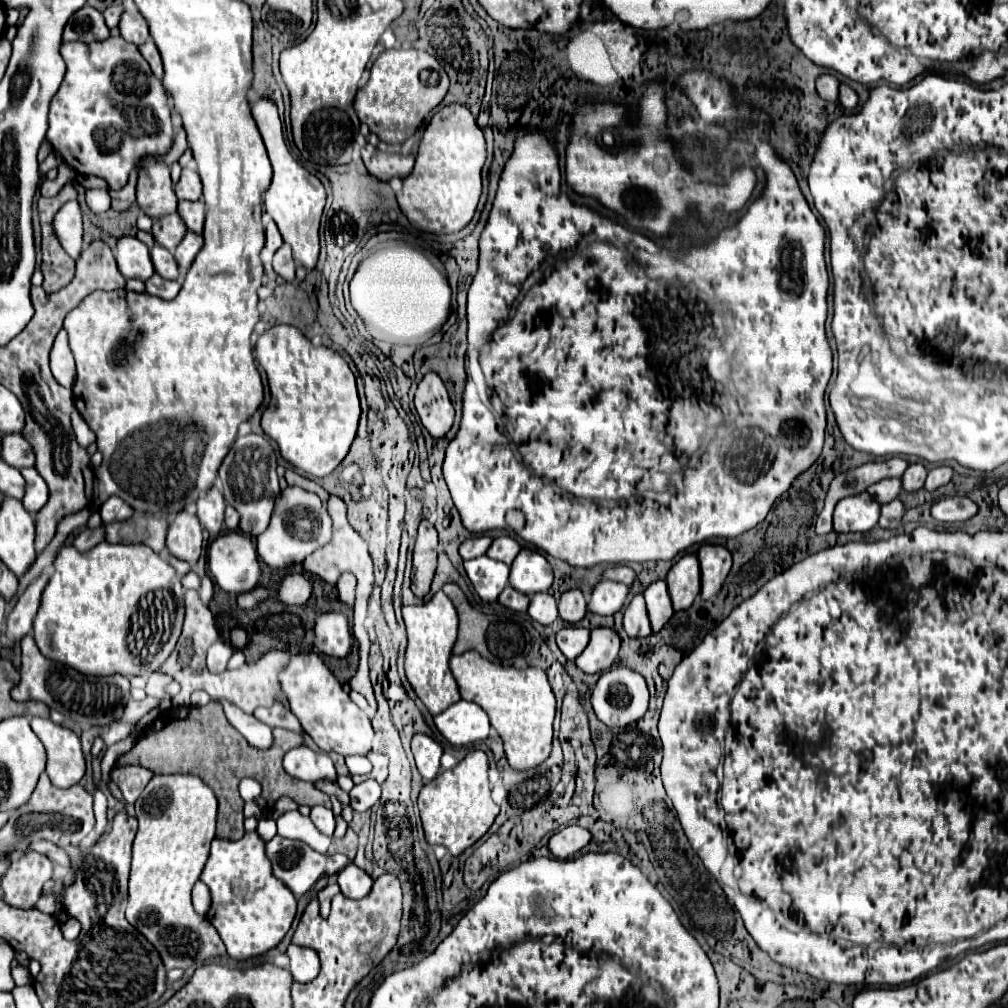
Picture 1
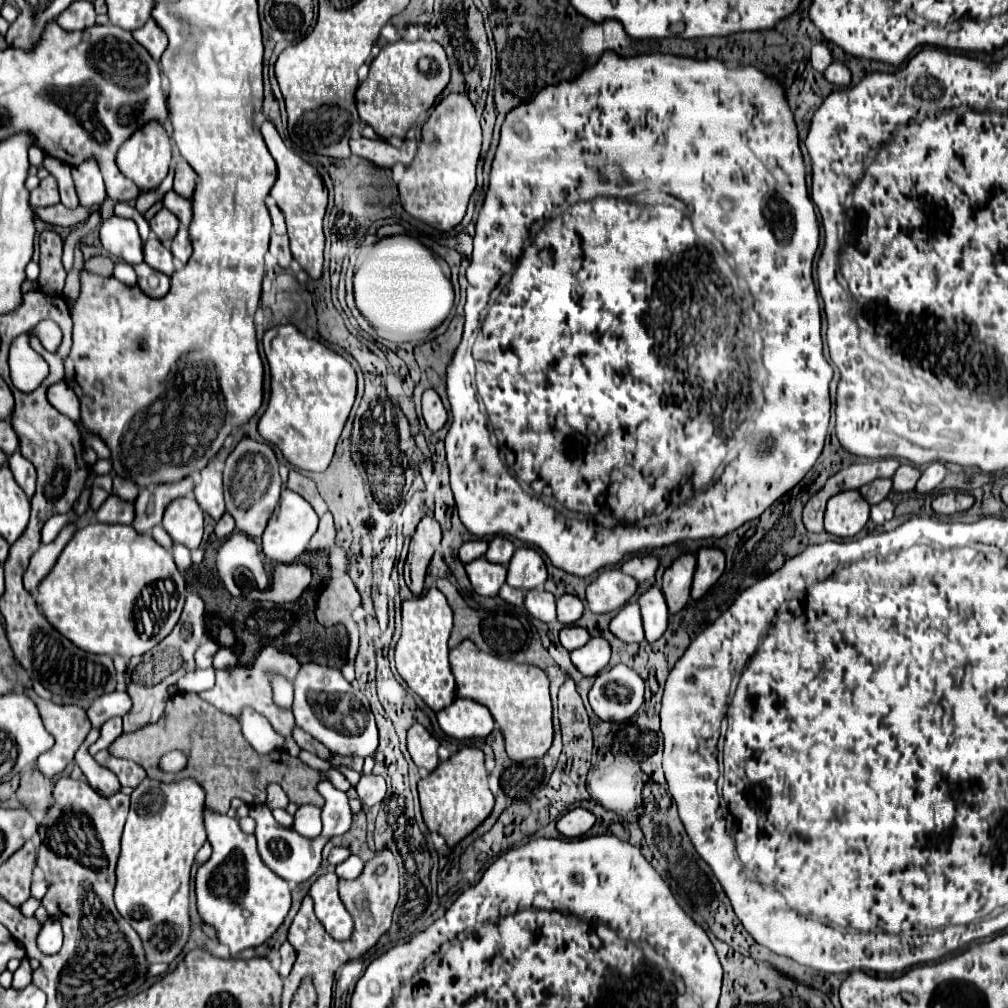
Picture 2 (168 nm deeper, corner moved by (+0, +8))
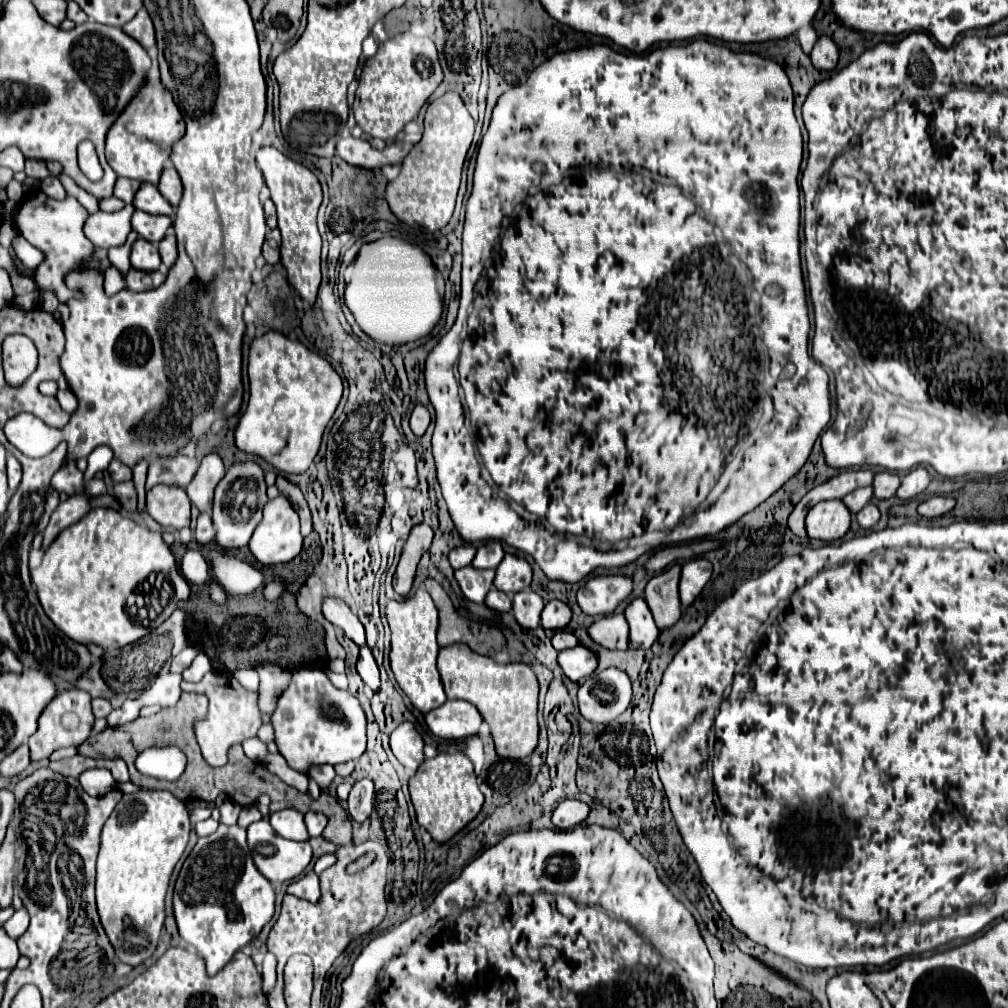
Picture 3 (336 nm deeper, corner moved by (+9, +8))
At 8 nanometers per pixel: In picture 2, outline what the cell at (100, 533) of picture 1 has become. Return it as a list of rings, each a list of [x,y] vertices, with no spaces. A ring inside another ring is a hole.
[[[109,496],[103,506],[95,512],[95,522],[101,524],[131,524],[133,522],[133,504],[123,502],[117,496]]]

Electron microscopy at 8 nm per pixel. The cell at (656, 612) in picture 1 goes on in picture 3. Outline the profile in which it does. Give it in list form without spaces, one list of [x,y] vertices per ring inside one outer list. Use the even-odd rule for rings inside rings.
[[[634,598],[628,604],[624,616],[626,616],[628,626],[630,626],[628,646],[630,648],[650,648],[656,642],[660,630],[654,624],[654,618],[648,610],[648,604],[642,598]]]

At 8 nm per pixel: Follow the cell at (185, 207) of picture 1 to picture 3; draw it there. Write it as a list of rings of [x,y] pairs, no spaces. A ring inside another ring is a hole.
[[[140,184],[140,188],[134,194],[132,204],[136,210],[142,210],[148,214],[172,216],[172,206],[168,204],[168,200],[164,200],[164,196],[158,192],[158,188],[154,184]]]

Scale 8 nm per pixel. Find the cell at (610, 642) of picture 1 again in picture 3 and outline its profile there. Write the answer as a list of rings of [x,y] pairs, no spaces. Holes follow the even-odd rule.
[[[578,644],[572,650],[562,650],[558,654],[558,664],[572,682],[578,682],[582,678],[588,678],[596,670],[598,660],[592,650]]]

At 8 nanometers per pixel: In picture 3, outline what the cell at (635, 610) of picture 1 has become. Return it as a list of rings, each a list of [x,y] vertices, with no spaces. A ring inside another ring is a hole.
[[[608,614],[592,622],[588,628],[590,638],[608,650],[628,648],[628,624],[622,614]]]

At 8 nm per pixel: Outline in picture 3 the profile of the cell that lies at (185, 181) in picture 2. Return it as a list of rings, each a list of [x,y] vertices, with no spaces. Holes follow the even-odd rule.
[[[168,164],[164,168],[160,182],[158,182],[158,190],[172,204],[172,208],[178,208],[180,198],[182,198],[182,182],[180,182],[180,176],[172,164]]]

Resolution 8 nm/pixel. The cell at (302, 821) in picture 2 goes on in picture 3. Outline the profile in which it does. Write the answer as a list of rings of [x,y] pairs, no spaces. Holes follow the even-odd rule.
[[[288,808],[280,812],[272,812],[268,818],[270,826],[278,836],[284,836],[288,840],[308,840],[306,824],[304,824],[304,814]]]

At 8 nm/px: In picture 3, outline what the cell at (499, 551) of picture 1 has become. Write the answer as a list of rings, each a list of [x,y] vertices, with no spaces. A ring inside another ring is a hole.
[[[488,542],[478,548],[476,558],[472,560],[474,568],[496,568],[504,558],[504,550],[500,542]]]

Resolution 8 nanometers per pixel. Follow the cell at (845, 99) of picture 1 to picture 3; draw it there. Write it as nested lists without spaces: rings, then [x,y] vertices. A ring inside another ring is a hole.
[[[820,36],[810,52],[810,60],[818,70],[834,70],[838,62],[838,46],[830,36]]]

